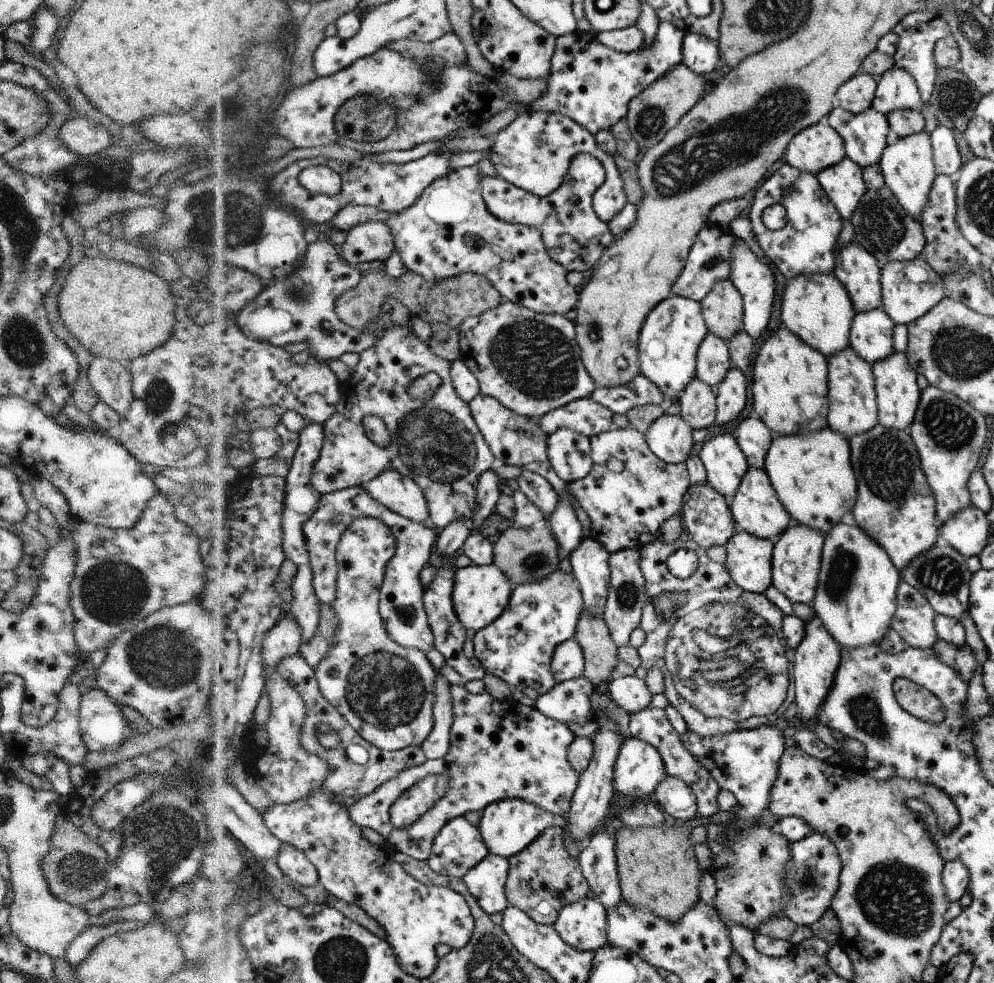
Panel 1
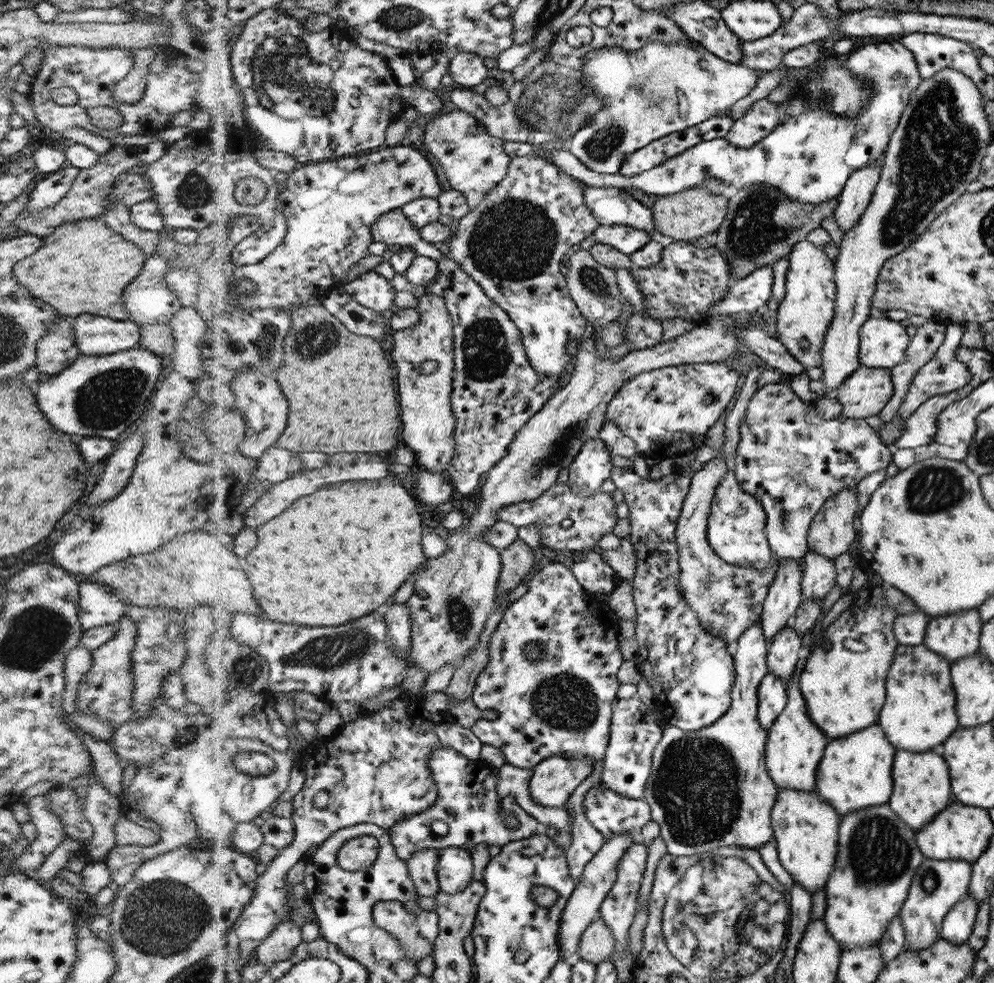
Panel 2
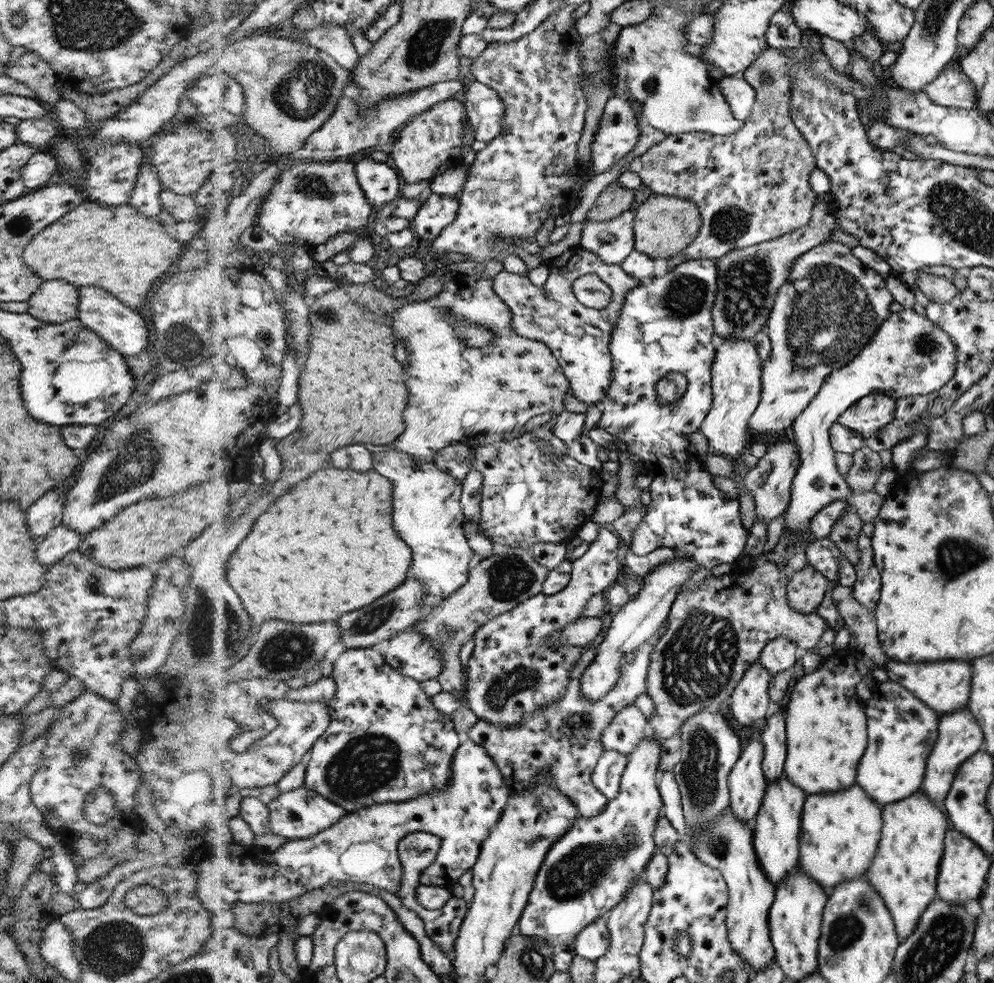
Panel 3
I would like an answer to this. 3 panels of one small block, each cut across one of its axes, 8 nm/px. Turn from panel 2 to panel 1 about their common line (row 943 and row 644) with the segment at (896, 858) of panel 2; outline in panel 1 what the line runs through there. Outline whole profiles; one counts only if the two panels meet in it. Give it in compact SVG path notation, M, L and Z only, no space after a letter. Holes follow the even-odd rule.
M844 522L834 526L826 534L825 555L823 556L820 586L816 598L810 604L813 612L842 649L858 649L879 645L887 636L897 613L897 592L902 577L896 566L890 561L889 554L871 540L858 526L847 526Z

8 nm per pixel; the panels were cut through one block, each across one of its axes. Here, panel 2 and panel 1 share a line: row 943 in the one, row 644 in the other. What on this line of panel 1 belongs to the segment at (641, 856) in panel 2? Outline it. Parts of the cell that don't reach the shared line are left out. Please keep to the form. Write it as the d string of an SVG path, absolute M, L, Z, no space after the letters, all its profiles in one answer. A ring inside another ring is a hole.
M638 548L623 549L609 556L610 583L602 618L609 628L609 636L618 648L629 645L630 634L641 626L644 609L653 600L647 593L641 562Z

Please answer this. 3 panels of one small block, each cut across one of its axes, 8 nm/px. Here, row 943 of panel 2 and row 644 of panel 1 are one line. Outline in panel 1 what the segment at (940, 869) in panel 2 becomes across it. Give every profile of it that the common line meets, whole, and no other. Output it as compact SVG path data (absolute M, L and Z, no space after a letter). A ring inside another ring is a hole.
M902 580L897 592L897 605L892 629L907 647L932 649L938 640L937 613L929 600L913 585Z

